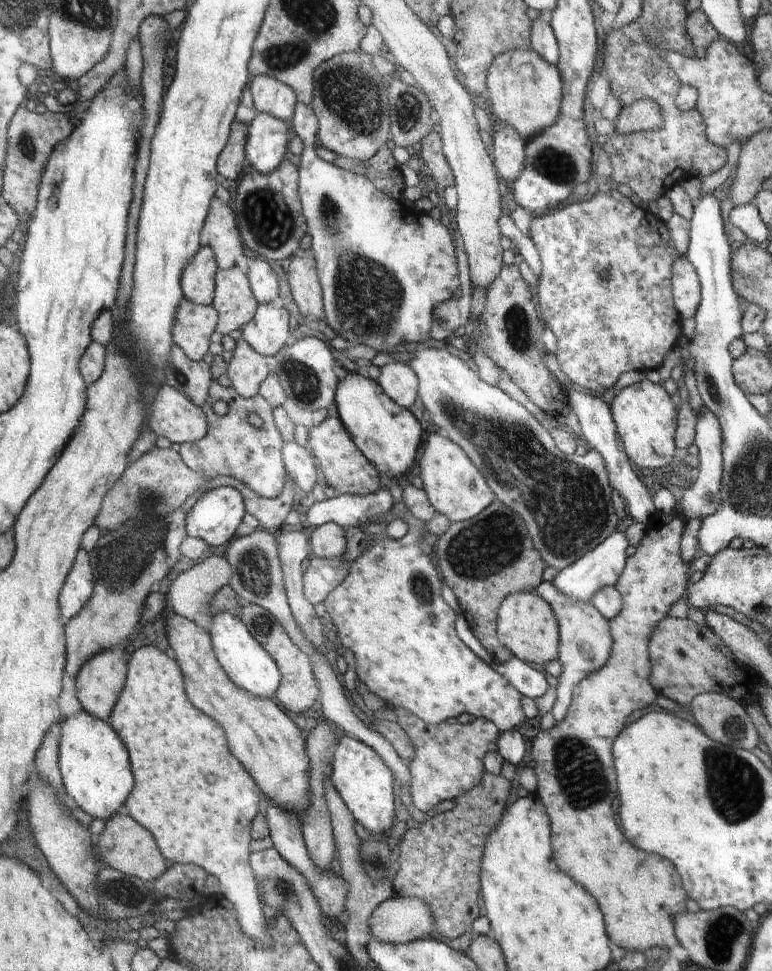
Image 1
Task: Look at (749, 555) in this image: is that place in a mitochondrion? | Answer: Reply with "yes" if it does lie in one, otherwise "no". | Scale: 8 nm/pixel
no

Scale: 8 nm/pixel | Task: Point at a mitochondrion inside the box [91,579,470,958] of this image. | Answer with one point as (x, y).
(122, 890)

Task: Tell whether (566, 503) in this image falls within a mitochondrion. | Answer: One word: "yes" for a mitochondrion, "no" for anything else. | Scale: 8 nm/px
yes

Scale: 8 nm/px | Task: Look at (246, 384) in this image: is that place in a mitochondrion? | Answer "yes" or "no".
no

